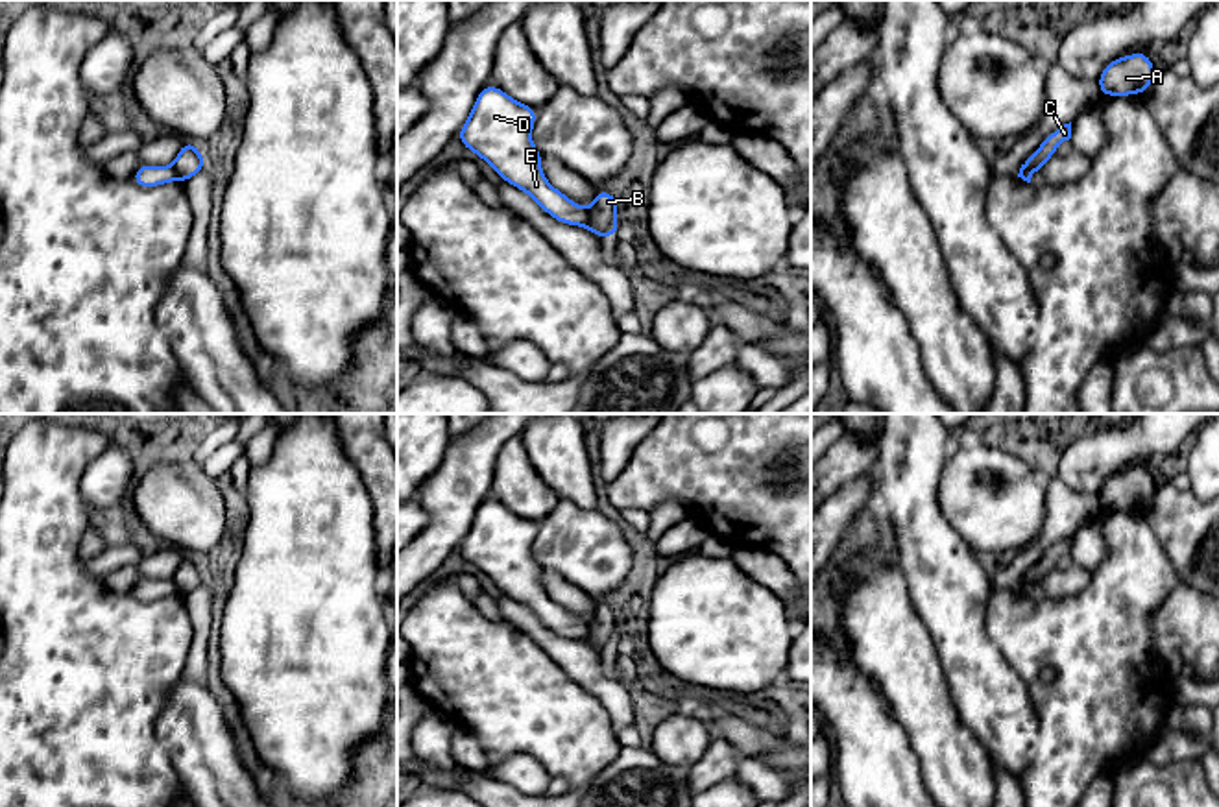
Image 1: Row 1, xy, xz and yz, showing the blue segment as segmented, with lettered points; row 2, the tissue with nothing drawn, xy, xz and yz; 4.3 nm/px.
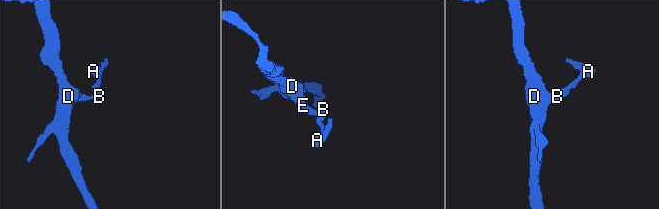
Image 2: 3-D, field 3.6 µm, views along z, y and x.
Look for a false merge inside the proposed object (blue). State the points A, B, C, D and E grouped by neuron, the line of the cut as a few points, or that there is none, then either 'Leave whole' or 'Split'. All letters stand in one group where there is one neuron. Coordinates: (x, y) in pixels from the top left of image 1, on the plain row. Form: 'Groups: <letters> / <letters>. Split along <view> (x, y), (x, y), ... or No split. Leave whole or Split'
Groups: A B C / D E. Split along xz (588, 625), (584, 639). Split

